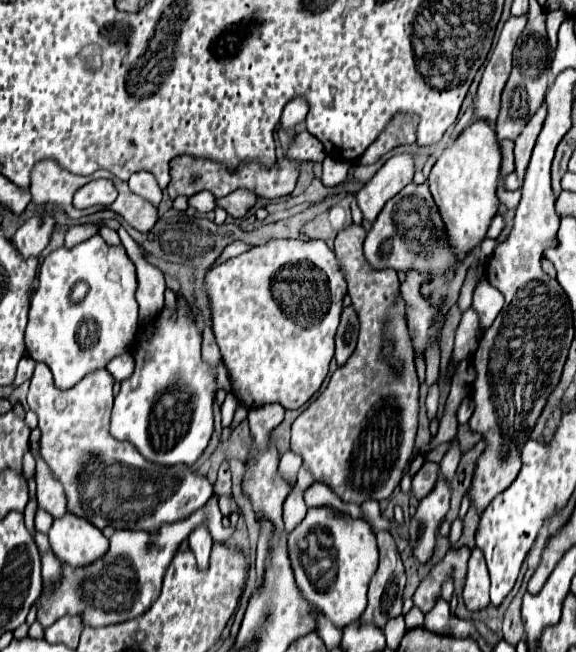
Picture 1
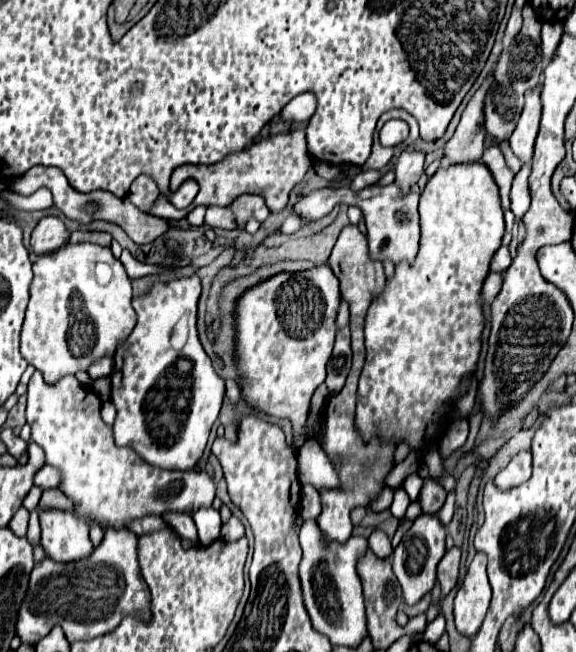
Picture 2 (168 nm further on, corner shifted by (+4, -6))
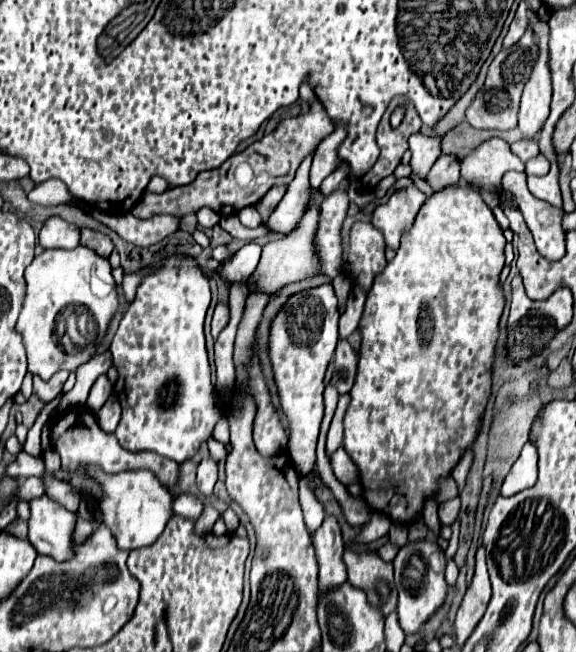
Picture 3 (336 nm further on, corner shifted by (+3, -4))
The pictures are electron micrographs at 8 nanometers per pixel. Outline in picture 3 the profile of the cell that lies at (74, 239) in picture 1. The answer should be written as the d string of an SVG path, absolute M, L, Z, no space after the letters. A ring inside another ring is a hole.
M82 229L82 245L90 247L92 251L96 251L100 257L106 257L106 259L110 257L110 253L114 249L110 237L104 233L98 233L94 229Z

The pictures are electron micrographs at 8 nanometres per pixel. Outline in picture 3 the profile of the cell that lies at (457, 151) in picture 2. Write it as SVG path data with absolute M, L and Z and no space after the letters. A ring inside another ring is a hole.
M442 155L434 163L430 173L426 175L426 181L430 183L434 193L444 189L444 187L450 187L450 185L458 183L460 181L460 163L458 163L458 159L454 159L452 155Z

